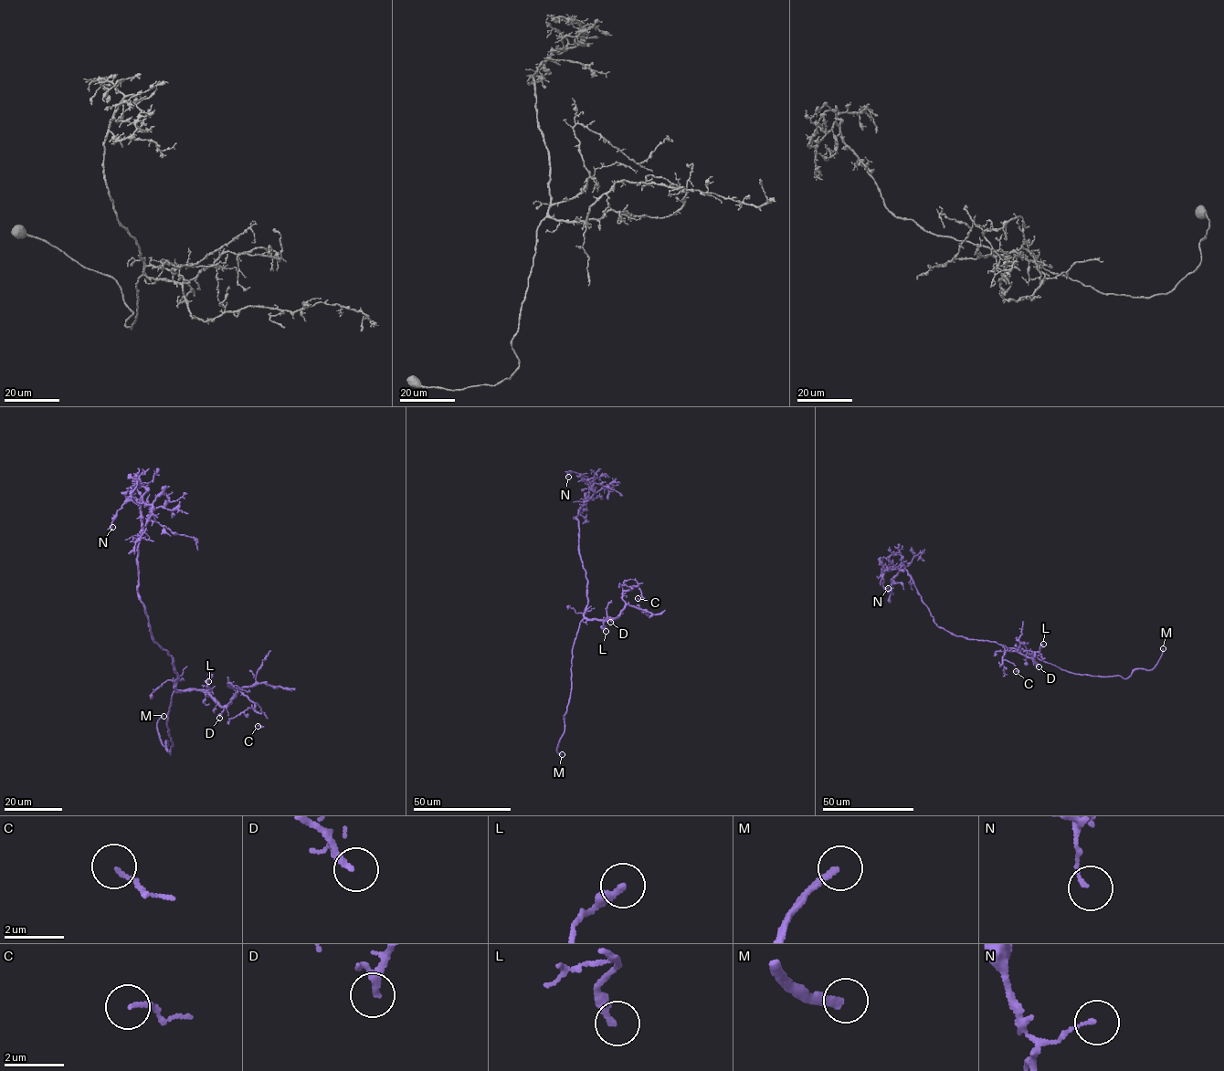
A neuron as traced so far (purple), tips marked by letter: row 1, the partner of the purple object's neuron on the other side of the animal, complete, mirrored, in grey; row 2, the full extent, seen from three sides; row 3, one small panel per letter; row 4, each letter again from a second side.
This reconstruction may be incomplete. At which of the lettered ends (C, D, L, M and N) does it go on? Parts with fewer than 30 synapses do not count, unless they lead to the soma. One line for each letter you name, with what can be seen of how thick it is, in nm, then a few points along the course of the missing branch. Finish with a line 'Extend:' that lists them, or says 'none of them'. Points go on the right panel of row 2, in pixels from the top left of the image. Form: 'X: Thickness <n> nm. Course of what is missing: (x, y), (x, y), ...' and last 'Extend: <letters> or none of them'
D: Thickness 180 nm. Course of what is missing: (1039, 666), (1042, 677), (1029, 686), (1009, 688), (999, 683)
M: Thickness 240 nm. Course of what is missing: (1163, 648), (1164, 635), (1170, 627)
Extend: D, M

